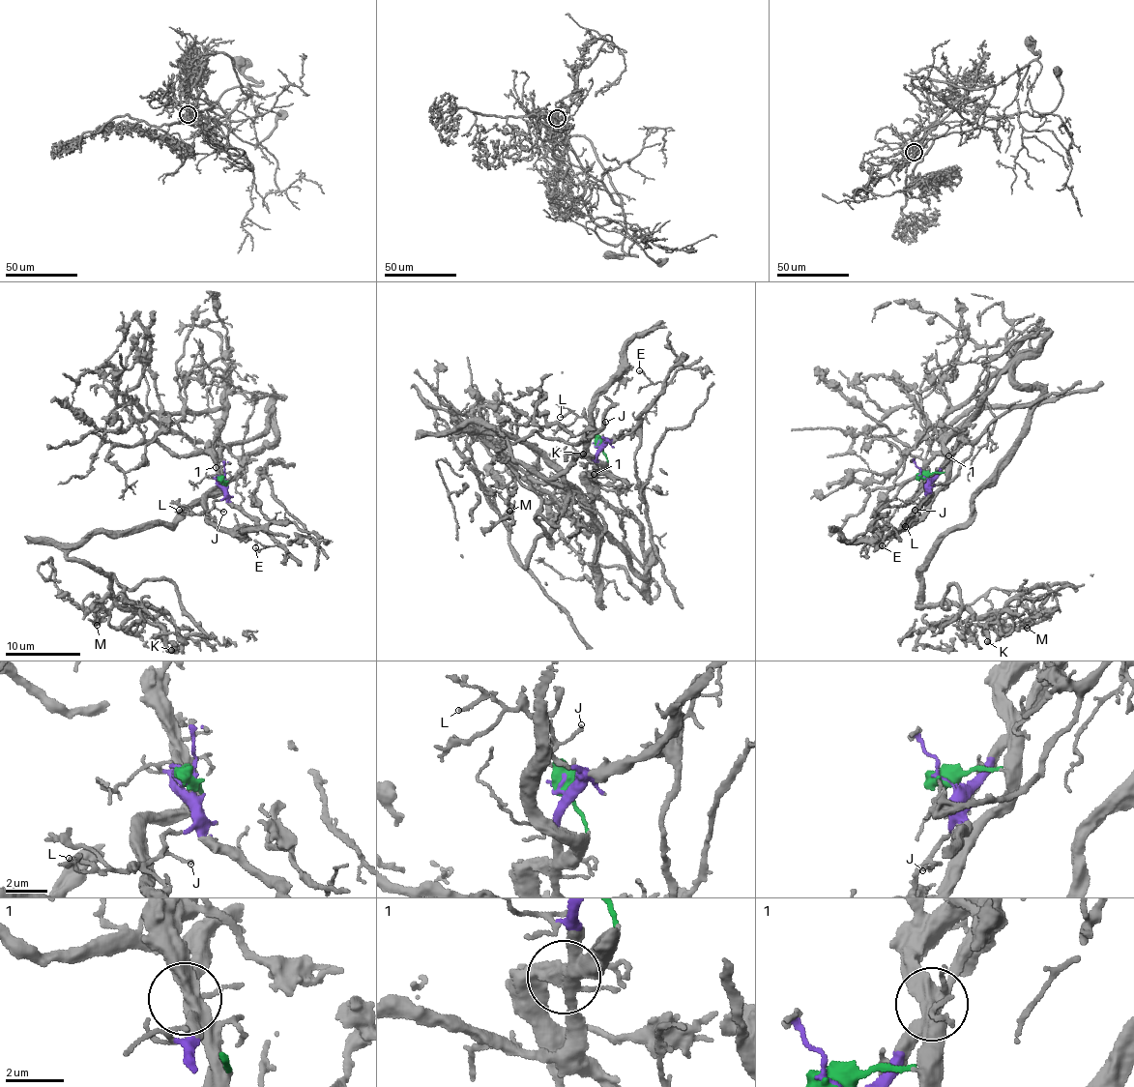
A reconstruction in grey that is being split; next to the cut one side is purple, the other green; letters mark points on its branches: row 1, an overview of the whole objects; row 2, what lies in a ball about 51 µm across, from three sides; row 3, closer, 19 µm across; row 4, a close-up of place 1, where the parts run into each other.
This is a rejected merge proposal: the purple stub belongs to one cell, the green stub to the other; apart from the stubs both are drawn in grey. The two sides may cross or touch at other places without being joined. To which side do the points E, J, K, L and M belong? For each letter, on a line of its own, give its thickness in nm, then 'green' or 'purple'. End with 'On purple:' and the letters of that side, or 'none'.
E: 150 nm thick; purple
J: 140 nm thick; purple
K: 440 nm thick; purple
L: 170 nm thick; purple
M: 320 nm thick; purple
On purple: E, J, K, L, M

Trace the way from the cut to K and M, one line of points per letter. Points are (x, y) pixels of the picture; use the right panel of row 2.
K: (924, 477), (1003, 372), (1040, 391), (1018, 448), (922, 570), (919, 606), (992, 610), (987, 641)
M: (924, 477), (1003, 372), (1040, 391), (918, 595), (977, 617), (1044, 586), (1032, 620), (995, 628), (1028, 628)

